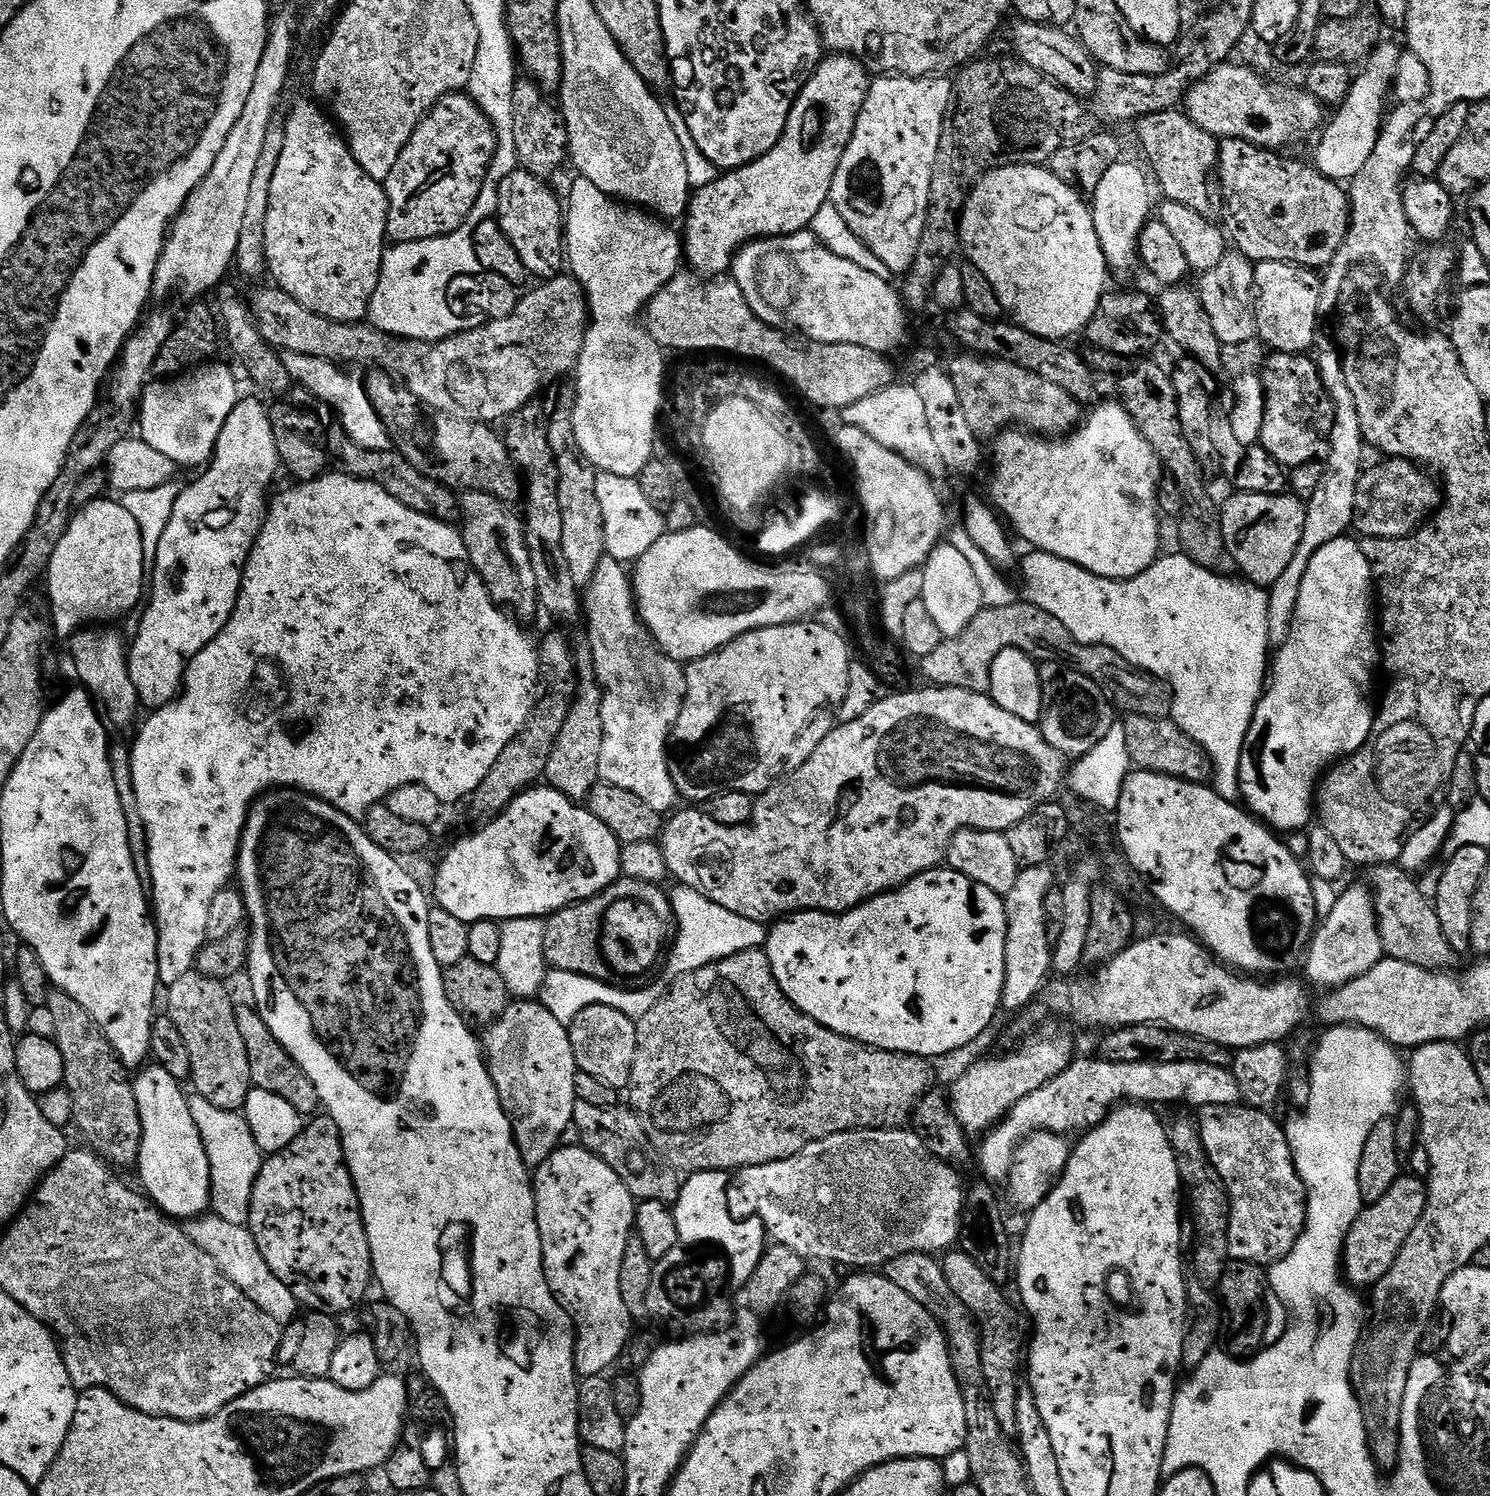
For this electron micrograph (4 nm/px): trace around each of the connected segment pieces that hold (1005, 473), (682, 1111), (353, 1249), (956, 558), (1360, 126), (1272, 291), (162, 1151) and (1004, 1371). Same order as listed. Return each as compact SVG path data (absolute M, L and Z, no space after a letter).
M1113 402L1113 404L1100 404L1092 413L1083 417L1082 423L1075 430L1069 431L1061 440L1048 440L1047 435L1033 434L1028 430L1005 430L995 437L994 443L1000 447L1000 469L996 472L996 477L992 480L991 503L997 513L1010 525L1011 531L1017 537L1021 536L1026 543L1032 544L1033 549L1054 554L1068 562L1074 562L1082 566L1090 574L1110 578L1111 580L1129 580L1138 574L1142 574L1161 555L1160 549L1160 522L1162 515L1159 506L1159 490L1162 479L1162 465L1159 458L1154 454L1150 442L1138 430L1138 426L1130 418L1130 414L1123 404Z
M758 948L746 950L742 954L734 954L730 958L719 960L716 964L702 966L685 976L675 977L671 983L672 989L661 995L651 1010L641 1020L636 1021L636 1053L632 1080L628 1083L626 1095L632 1099L630 1107L642 1122L649 1145L673 1169L681 1173L731 1173L733 1170L785 1160L801 1152L807 1144L813 1144L815 1140L822 1138L830 1138L839 1132L852 1132L855 1128L900 1128L903 1120L905 1123L909 1119L916 1103L928 1092L933 1091L931 1059L911 1056L905 1052L887 1052L871 1048L869 1044L851 1040L842 1034L834 1034L834 1030L826 1030L826 1026L802 1014L802 1010L798 1010L798 1006L794 1006L794 1002L790 1002L790 998L782 994L774 978L774 970L768 961L767 951Z
M327 1114L309 1119L284 1152L271 1153L261 1163L246 1226L254 1234L254 1242L258 1242L258 1250L262 1250L262 1258L266 1258L270 1270L286 1282L297 1305L305 1304L305 1309L329 1314L348 1312L367 1294L368 1283L373 1283L370 1242L366 1238L360 1199L344 1157L340 1131Z
M941 542L928 555L922 565L923 574L921 600L926 604L926 610L934 619L934 624L944 636L957 636L973 621L984 607L984 591L971 569L970 562L963 557L960 548L953 544Z
M1387 42L1377 44L1366 63L1359 69L1361 72L1353 79L1350 94L1344 99L1344 103L1335 109L1336 117L1333 120L1331 117L1323 125L1319 133L1320 141L1316 144L1316 160L1314 159L1315 168L1323 176L1337 182L1350 182L1356 177L1358 170L1366 166L1366 158L1370 158L1386 119L1384 103L1390 100L1392 79L1396 76L1400 54L1399 47L1395 48Z
M1261 260L1255 265L1256 272L1256 336L1269 344L1272 352L1309 351L1318 331L1316 323L1322 320L1318 310L1321 277L1313 269L1302 268L1299 264Z
M149 1063L135 1073L132 1089L142 1122L142 1146L135 1167L140 1168L139 1187L148 1199L165 1216L187 1222L209 1211L212 1187L206 1146L190 1115L188 1096L180 1088L183 1088L181 1081L170 1078L161 1064Z
M952 1250L943 1257L942 1263L946 1282L950 1282L950 1290L954 1290L958 1298L962 1298L962 1306L970 1310L970 1314L980 1326L982 1371L986 1373L986 1386L990 1386L992 1409L1004 1433L1009 1438L1015 1437L1018 1394L1022 1387L1022 1353L1026 1348L1026 1332L1024 1336L1023 1330L1020 1329L1021 1313L1015 1303L1012 1305L1004 1297L1005 1289L990 1278L986 1278L986 1274L978 1267L978 1262L970 1258L970 1254L966 1254L963 1250Z

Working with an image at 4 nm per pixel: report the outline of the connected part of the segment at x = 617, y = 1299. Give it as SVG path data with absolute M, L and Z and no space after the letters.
M561 1146L552 1152L550 1158L546 1158L546 1162L542 1162L539 1168L535 1169L534 1187L536 1189L536 1221L538 1222L538 1234L542 1238L542 1258L544 1259L546 1282L556 1296L556 1300L568 1311L572 1323L576 1326L576 1375L580 1378L604 1376L607 1368L611 1364L613 1367L619 1361L622 1346L626 1346L626 1342L632 1337L634 1331L634 1321L630 1310L626 1310L626 1302L622 1302L618 1274L622 1270L622 1254L626 1254L626 1242L634 1235L637 1201L633 1200L630 1190L624 1185L622 1178L618 1178L618 1174L614 1174L614 1170L610 1170L610 1166L606 1166L606 1162L602 1162L602 1158L598 1158L583 1146L579 1148Z

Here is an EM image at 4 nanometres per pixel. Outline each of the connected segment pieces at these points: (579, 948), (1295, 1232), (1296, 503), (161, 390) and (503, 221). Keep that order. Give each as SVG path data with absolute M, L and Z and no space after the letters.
M618 879L604 891L598 893L597 896L592 896L589 900L580 900L577 904L570 904L566 908L560 908L556 912L551 913L547 917L544 925L545 930L545 959L549 969L557 968L558 970L566 970L574 974L582 974L590 978L598 978L607 984L617 986L644 986L649 983L648 980L656 972L656 967L661 967L662 961L667 957L672 943L676 941L676 919L674 918L674 910L672 902L667 891L659 884L651 884L650 882L638 882L637 880Z
M1240 1104L1206 1106L1198 1112L1202 1146L1206 1146L1206 1154L1210 1154L1210 1162L1214 1170L1218 1170L1230 1202L1228 1255L1232 1260L1261 1266L1271 1266L1294 1250L1294 1242L1298 1242L1306 1226L1308 1213L1308 1192L1296 1169L1285 1125L1279 1124L1272 1114L1268 1110Z
M1232 494L1220 508L1220 521L1226 550L1230 550L1239 575L1250 584L1269 586L1276 582L1293 561L1306 516L1305 501L1295 494Z
M204 362L181 375L153 379L144 387L138 413L138 436L177 466L204 466L212 459L218 434L230 418L230 410L242 398L236 376L224 364Z
M519 167L515 172L510 174L510 178L506 178L500 184L500 201L498 202L498 210L496 216L499 219L502 230L506 234L506 238L510 238L510 243L514 245L514 251L518 253L518 258L522 258L522 266L524 267L525 273L529 277L537 276L537 281L543 282L546 280L553 280L556 276L561 275L566 268L566 247L565 247L565 209L562 207L562 200L552 193L551 183L545 182L541 177L530 174L525 168Z

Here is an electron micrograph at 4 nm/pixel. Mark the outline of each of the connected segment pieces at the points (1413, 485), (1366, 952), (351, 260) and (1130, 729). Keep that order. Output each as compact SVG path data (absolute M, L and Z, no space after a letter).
M1388 458L1383 462L1385 464L1376 464L1369 472L1367 469L1361 475L1357 484L1352 523L1355 531L1361 532L1359 533L1361 537L1373 536L1374 538L1386 538L1387 540L1400 540L1403 536L1412 535L1440 507L1442 503L1442 488L1439 483L1432 484L1433 477L1419 463L1399 458Z
M1367 887L1348 888L1339 893L1334 902L1334 910L1326 914L1319 921L1318 927L1312 934L1312 943L1309 944L1306 953L1306 968L1308 964L1308 976L1323 990L1340 988L1346 982L1366 974L1379 960L1385 959L1382 938L1376 921L1376 902L1373 893Z
M319 103L296 104L292 113L286 116L284 133L286 146L282 146L282 158L278 158L278 170L274 170L274 182L270 182L270 210L266 210L266 258L268 272L273 276L275 283L290 298L302 302L314 314L322 318L336 320L339 324L358 324L368 315L368 307L374 298L374 290L378 286L378 278L382 270L382 258L386 251L386 237L388 235L388 196L384 193L384 185L379 180L370 178L362 166L354 158L348 148L348 142L338 131L333 117Z
M1128 714L1123 717L1122 723L1126 730L1126 750L1130 750L1130 758L1137 769L1178 776L1195 784L1211 781L1212 763L1208 761L1208 755L1171 718Z

